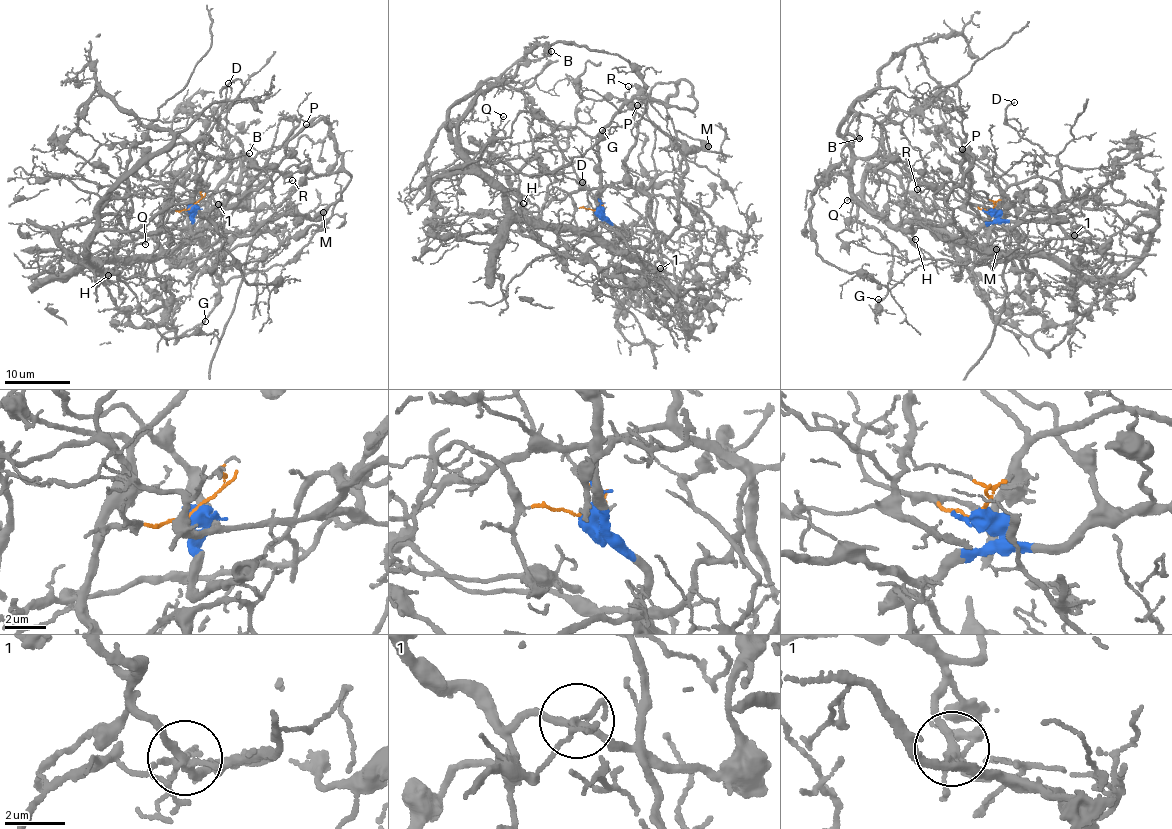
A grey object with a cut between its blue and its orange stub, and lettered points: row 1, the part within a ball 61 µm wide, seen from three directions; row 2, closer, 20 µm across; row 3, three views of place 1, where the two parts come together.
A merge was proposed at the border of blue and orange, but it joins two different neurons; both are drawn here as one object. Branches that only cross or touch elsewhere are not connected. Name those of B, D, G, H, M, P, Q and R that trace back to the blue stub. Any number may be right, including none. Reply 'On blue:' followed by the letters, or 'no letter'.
On blue: D, M, P, R

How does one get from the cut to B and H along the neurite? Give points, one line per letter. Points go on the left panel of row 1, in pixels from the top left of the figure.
B: (191, 207), (164, 211), (158, 253), (98, 269), (87, 257), (97, 202), (152, 158), (187, 142), (249, 153)
H: (191, 207), (164, 211), (159, 219), (158, 253), (103, 264), (98, 261), (103, 276), (108, 274)

